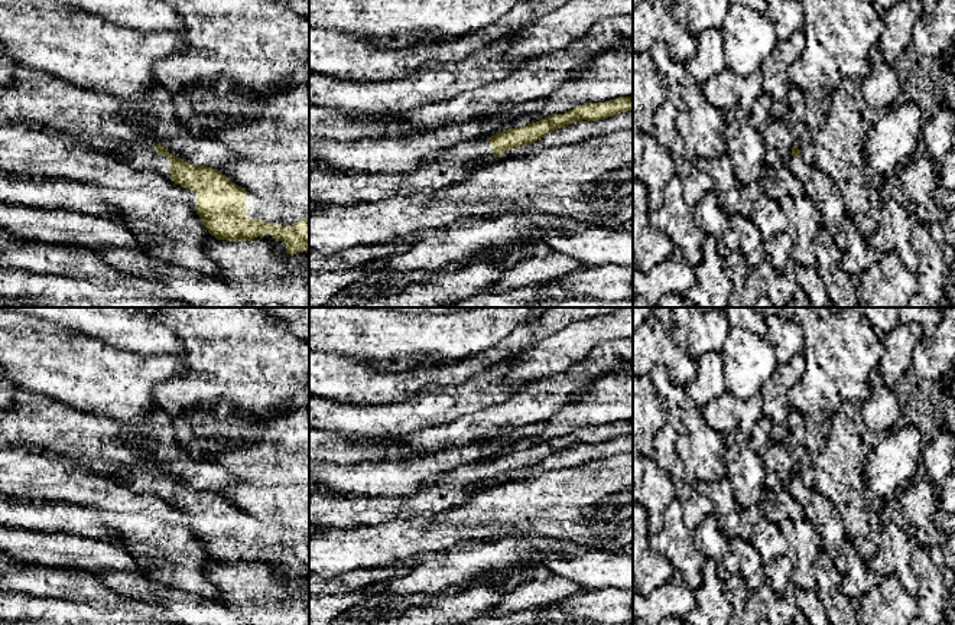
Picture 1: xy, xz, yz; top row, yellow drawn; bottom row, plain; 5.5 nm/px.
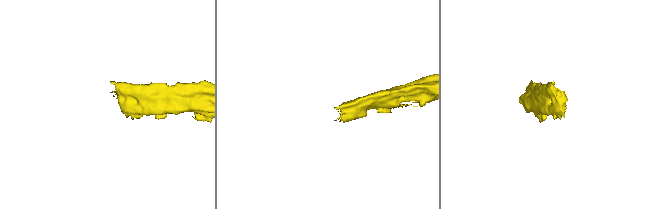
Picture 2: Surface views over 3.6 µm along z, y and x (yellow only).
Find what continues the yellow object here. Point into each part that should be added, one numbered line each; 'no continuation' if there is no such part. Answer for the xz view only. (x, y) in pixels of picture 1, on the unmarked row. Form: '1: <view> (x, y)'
1: xz (455, 488)

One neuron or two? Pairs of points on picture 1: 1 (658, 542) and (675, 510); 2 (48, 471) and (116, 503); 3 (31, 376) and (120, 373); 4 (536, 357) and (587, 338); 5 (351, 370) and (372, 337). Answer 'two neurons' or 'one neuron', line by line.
1: one neuron
2: one neuron
3: one neuron
4: one neuron
5: two neurons

